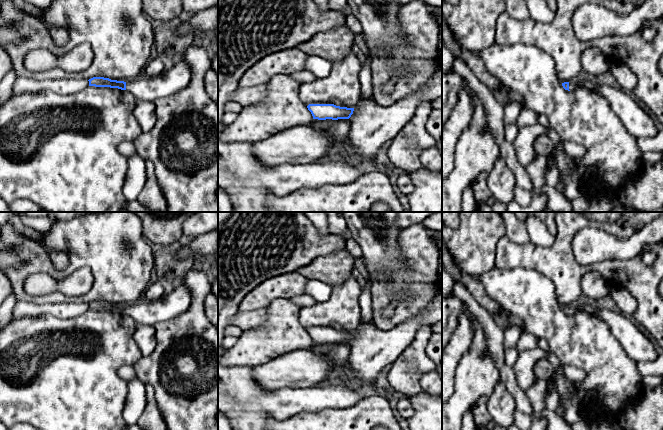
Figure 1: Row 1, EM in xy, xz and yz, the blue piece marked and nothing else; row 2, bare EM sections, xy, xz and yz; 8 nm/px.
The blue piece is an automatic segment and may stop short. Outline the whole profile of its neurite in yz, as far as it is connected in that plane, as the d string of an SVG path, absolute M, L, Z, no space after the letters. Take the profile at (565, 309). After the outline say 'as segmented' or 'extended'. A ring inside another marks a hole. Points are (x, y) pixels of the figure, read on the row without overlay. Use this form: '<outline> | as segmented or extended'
M589 305L564 306L565 314L575 314L581 310L605 322L612 335L621 344L626 354L636 362L653 362L658 354L649 338L643 334L634 320L621 312L608 309L597 309Z | extended

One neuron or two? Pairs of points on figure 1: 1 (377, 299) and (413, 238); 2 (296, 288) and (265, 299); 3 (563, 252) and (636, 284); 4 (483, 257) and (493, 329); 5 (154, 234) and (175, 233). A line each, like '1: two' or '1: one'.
1: one
2: one
3: one
4: two
5: one

